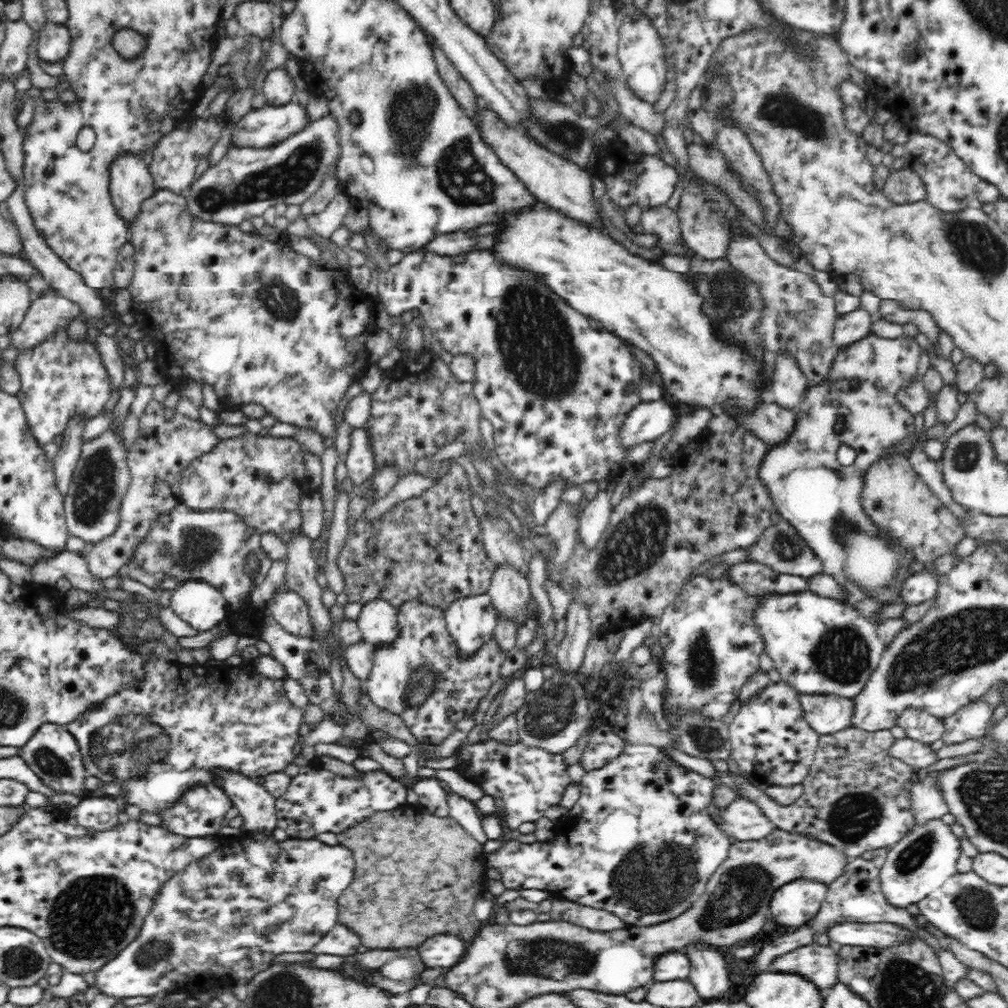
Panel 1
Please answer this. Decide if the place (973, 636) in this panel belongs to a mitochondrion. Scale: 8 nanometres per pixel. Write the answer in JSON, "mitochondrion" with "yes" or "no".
{"mitochondrion":"yes"}

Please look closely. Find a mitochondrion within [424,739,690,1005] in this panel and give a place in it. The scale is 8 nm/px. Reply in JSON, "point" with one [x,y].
{"point":[546,957]}

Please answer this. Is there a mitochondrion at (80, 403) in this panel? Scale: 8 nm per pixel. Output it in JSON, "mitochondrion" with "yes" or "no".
{"mitochondrion":"no"}

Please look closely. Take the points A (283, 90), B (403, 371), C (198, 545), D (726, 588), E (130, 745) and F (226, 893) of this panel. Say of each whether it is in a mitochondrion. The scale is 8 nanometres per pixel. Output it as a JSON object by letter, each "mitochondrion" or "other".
{"A":"other","B":"other","C":"mitochondrion","D":"other","E":"mitochondrion","F":"other"}

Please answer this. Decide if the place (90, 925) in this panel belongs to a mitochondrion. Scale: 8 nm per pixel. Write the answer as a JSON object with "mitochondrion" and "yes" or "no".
{"mitochondrion":"yes"}

